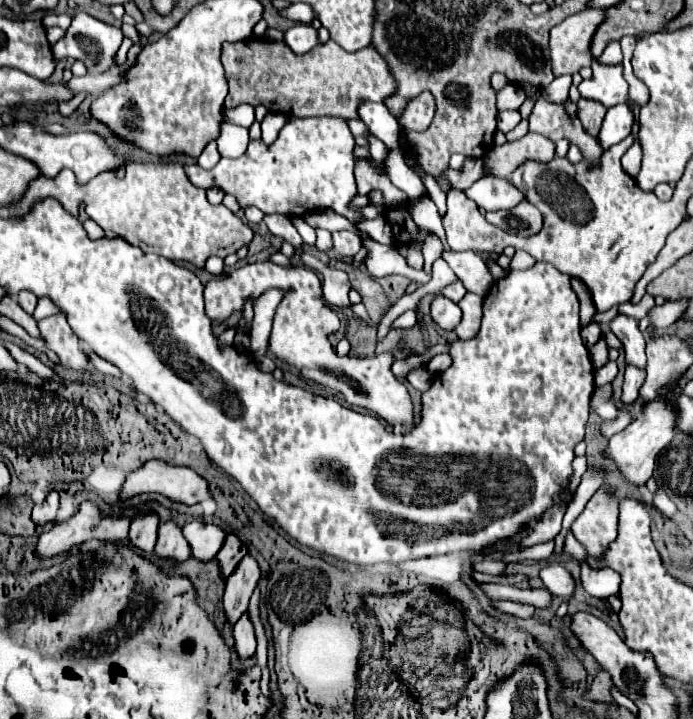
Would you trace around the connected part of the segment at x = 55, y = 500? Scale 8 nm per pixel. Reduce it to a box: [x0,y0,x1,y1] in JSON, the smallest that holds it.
[33,490,59,526]

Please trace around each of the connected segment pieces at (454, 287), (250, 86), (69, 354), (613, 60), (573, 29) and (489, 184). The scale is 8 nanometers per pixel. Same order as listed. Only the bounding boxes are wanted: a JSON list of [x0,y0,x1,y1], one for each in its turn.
[[441,280,465,302],[221,38,395,118],[39,312,93,372],[597,40,623,66],[549,8,608,76],[465,178,525,210]]

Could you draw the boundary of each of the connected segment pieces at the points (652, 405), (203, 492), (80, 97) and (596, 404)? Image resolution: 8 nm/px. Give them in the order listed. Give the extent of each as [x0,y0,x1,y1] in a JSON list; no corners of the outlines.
[[601,398,677,488],[121,460,209,504],[59,92,85,116],[593,384,617,420]]

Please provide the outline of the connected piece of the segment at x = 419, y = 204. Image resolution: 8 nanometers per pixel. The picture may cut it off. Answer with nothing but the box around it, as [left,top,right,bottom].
[409,197,451,250]

